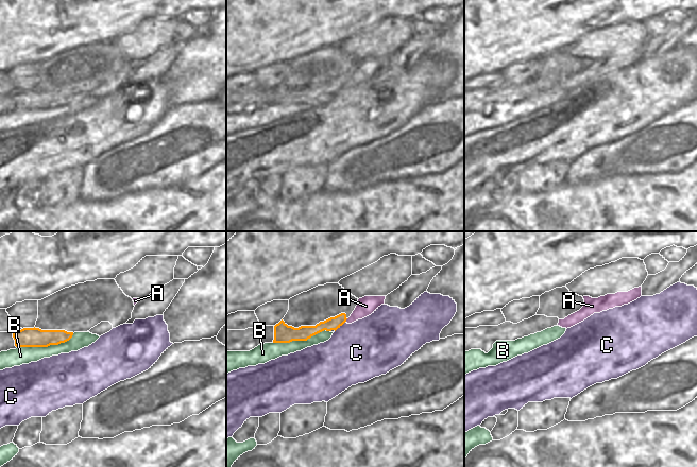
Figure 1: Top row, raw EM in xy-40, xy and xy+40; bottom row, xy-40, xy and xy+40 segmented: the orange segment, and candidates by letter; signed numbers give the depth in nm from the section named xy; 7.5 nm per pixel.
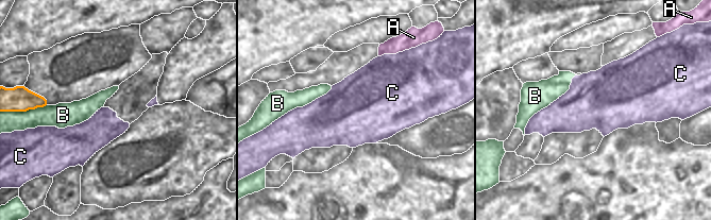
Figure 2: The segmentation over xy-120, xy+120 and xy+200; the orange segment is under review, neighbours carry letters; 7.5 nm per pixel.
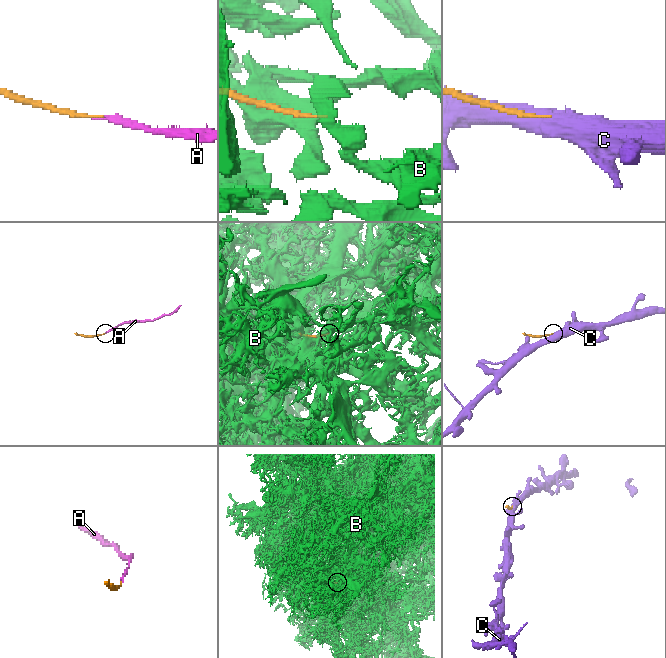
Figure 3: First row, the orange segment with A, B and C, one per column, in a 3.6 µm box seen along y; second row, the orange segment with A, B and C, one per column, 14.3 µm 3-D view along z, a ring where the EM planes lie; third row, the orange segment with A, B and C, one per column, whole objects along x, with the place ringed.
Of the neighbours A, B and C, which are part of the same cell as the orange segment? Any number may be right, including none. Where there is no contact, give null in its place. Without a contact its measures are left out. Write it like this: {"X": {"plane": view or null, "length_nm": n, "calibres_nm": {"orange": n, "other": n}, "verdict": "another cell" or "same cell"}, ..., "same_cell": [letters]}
{"A": {"plane": "xy", "length_nm": 30, "calibres_nm": {"orange": 100, "other": 140}, "verdict": "same cell"}, "B": {"plane": "xy-40", "length_nm": 440, "calibres_nm": {"orange": 140, "other": 130}, "verdict": "another cell"}, "C": {"plane": "xy", "length_nm": 120, "calibres_nm": {"orange": 100, "other": 460}, "verdict": "another cell"}, "same_cell": ["A"]}

